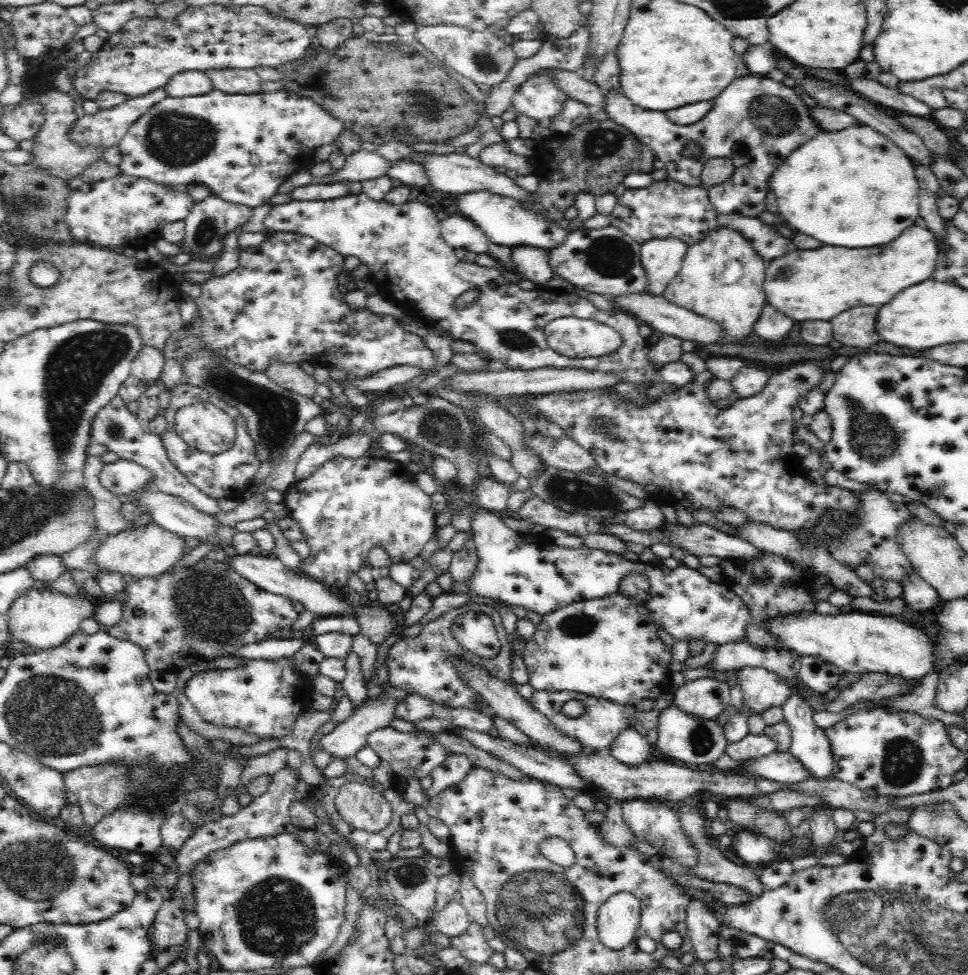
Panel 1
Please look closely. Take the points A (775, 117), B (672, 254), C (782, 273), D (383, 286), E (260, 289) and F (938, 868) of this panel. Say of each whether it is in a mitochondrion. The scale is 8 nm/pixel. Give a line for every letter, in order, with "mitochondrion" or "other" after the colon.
A: mitochondrion
B: other
C: mitochondrion
D: other
E: other
F: other

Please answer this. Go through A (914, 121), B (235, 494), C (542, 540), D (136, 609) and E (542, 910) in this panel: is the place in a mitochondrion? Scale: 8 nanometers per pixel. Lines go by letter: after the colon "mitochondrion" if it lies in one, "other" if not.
A: other
B: other
C: other
D: other
E: mitochondrion

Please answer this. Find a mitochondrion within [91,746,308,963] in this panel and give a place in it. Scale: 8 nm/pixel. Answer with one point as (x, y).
(152, 794)

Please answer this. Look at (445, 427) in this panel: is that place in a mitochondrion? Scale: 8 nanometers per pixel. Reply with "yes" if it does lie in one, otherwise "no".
yes

